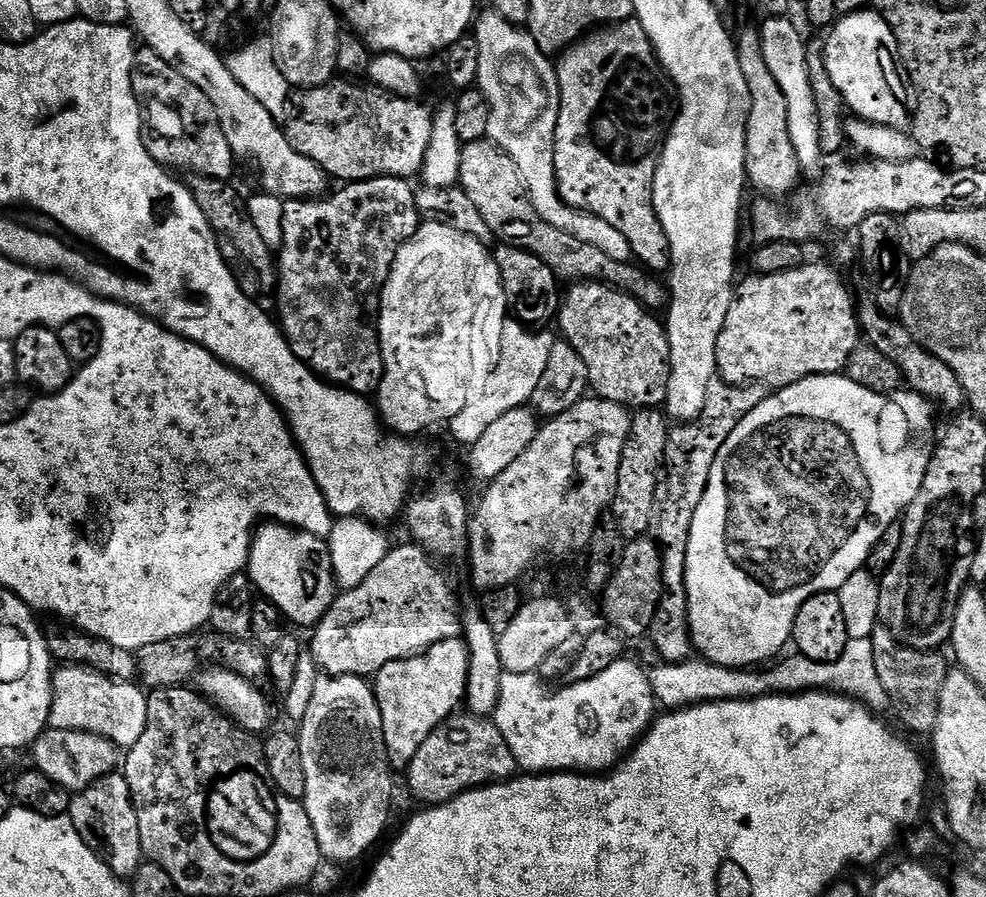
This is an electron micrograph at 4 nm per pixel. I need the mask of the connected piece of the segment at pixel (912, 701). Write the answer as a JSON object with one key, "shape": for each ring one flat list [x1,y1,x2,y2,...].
{"shape":[[883,620,874,622,870,639,873,644,875,669,878,670,883,689,889,695,891,711,896,712,897,718,910,731,931,733,936,727,938,694,942,690,942,682,949,674,950,665,940,657,939,651,923,652,899,644]]}

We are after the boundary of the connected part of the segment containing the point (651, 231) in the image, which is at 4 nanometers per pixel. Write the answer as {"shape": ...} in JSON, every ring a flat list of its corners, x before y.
{"shape":[[635,18,623,20,617,24,597,27,580,37,575,44,564,49,562,55,555,61,556,84,558,85,558,107,560,113,556,119,556,145,554,146,554,170,556,171,556,188,560,196,571,208,579,208,581,212,591,212,602,222,610,222,614,230,620,231,630,242,632,255,649,273,667,273,670,262,670,238,662,230,662,222,654,210,652,201,652,179,656,173,656,165,660,162,660,150,664,147,665,139,670,131,670,121,674,116,674,92,670,87,667,72,660,65,660,60,652,50,652,43,642,26]]}

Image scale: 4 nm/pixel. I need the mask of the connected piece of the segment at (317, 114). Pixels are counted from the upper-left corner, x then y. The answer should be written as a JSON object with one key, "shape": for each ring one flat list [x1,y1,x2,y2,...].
{"shape":[[333,78,330,83,317,88,293,91,282,117,286,142,290,142,298,154,310,158,310,162,318,165,333,181,376,180,380,176,412,178,415,172,417,175,423,169,426,150,430,144,433,109,419,104,419,99,395,96,374,83,351,84,348,80,351,79]]}

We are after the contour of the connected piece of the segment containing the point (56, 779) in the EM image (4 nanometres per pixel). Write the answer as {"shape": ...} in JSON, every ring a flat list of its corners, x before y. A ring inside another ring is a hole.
{"shape":[[48,726,30,747,31,762,37,772,45,775,61,789,75,794,88,788,94,781,117,771,122,764,122,752,115,744,98,734,62,730]]}

